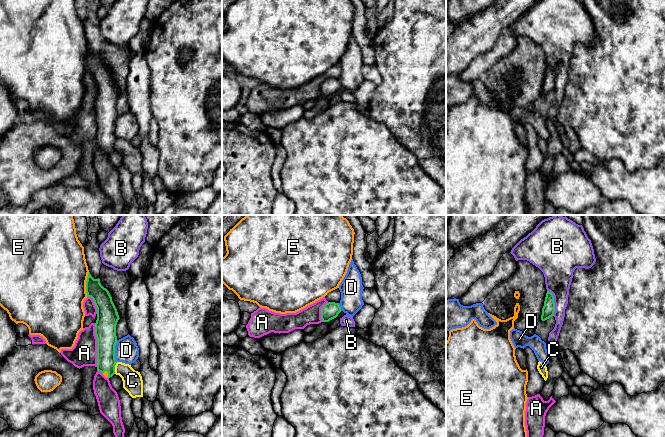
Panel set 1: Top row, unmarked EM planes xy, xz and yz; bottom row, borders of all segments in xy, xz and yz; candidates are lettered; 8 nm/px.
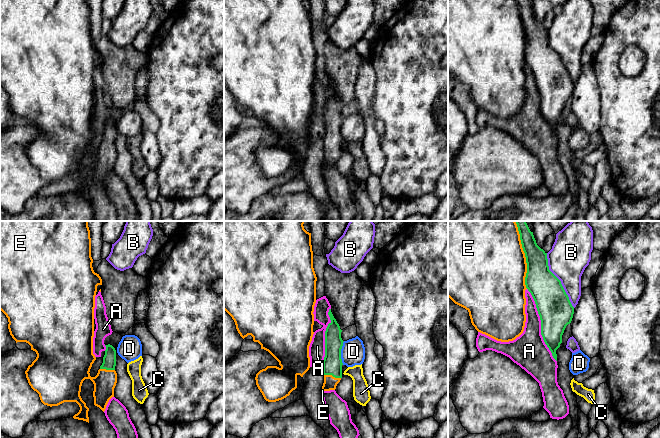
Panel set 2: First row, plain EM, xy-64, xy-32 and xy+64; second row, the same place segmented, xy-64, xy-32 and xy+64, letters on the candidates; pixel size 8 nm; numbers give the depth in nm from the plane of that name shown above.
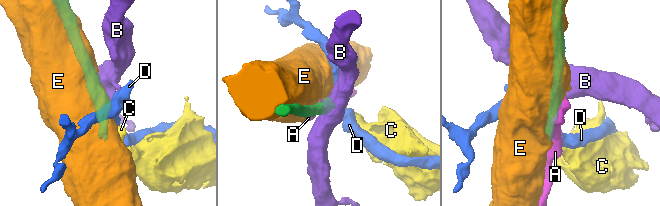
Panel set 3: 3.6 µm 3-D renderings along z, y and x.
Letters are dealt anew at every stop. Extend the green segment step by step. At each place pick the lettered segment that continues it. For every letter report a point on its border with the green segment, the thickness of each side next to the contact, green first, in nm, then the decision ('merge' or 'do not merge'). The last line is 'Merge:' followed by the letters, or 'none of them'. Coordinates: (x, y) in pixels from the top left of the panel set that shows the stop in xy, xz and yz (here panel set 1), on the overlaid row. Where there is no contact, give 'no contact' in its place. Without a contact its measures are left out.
A: meets green in xy at (97, 345); 180 nm thick on the green side, 200 nm on the other; do not merge
B: meets green in yz at (553, 302); 100 nm thick on the green side, 240 nm on the other; do not merge
C: meets green in xy at (114, 368); 160 nm thick on the green side, 160 nm on the other; do not merge
D: meets green in xy at (114, 351); 180 nm thick on the green side, 190 nm on the other; do not merge
E: meets green in xy at (86, 284); 150 nm thick on the green side, 500 nm on the other; merge
Merge: E

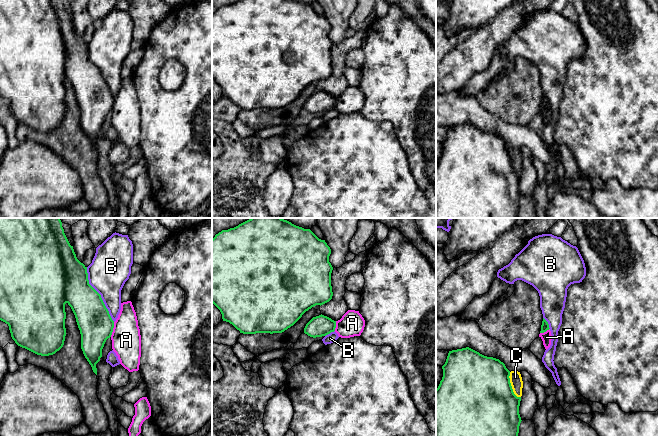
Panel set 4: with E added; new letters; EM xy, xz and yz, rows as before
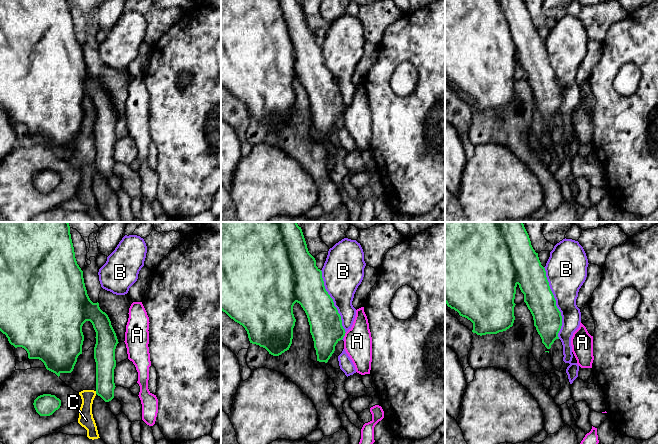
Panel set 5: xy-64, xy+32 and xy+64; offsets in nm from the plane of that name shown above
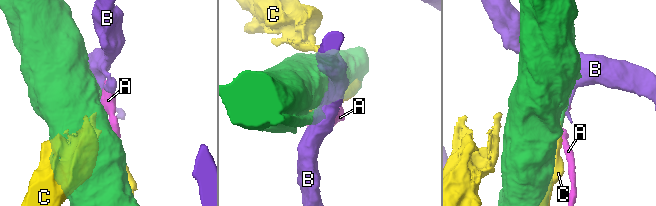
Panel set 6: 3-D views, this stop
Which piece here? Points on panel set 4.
A: meets green in xy at (112, 329); 280 nm thick on the green side, 240 nm on the other; do not merge
B: meets green in xy at (99, 294); 300 nm thick on the green side, 320 nm on the other; do not merge
C: meets green in yz at (511, 386); 500 nm thick on the green side, 100 nm on the other; do not merge
Merge: none of them

